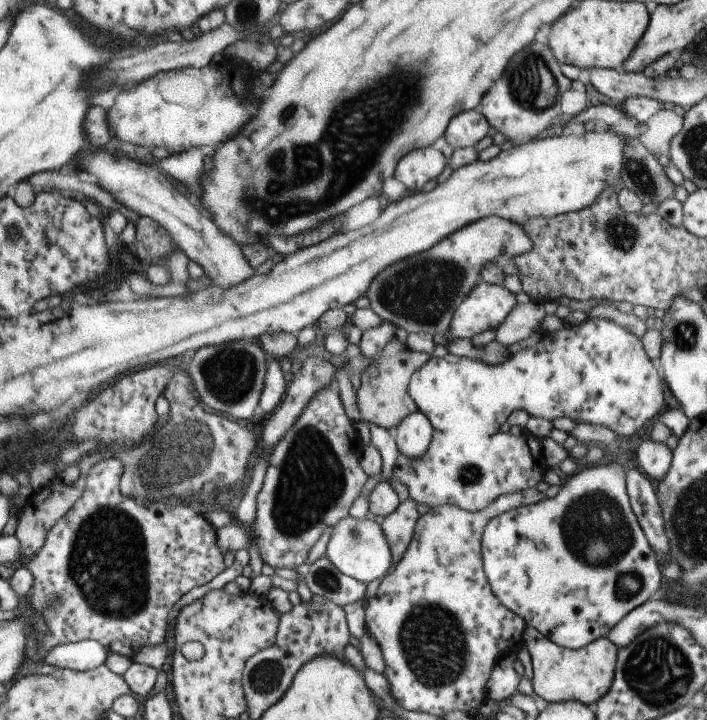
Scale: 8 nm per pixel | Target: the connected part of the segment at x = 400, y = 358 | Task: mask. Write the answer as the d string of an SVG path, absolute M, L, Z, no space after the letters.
M408 349L400 350L395 356L376 357L369 366L361 373L362 386L358 388L358 409L361 420L377 425L385 430L393 430L400 422L419 409L410 398L408 388L413 373L424 367L430 355L422 352L413 352Z

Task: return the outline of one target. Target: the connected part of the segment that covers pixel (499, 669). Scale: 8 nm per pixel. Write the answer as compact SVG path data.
M509 652L504 658L500 658L487 683L488 699L496 702L505 701L516 692L522 679L513 666L516 660L517 654L510 655Z

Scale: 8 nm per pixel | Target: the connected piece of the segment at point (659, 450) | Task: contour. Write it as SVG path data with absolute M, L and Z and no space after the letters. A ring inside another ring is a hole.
M646 440L635 452L640 471L654 480L662 481L672 465L672 452L667 445Z

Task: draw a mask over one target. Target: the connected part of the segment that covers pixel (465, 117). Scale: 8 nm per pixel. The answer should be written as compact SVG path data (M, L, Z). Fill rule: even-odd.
M476 110L463 111L455 115L443 136L454 149L472 147L488 134L488 120Z

